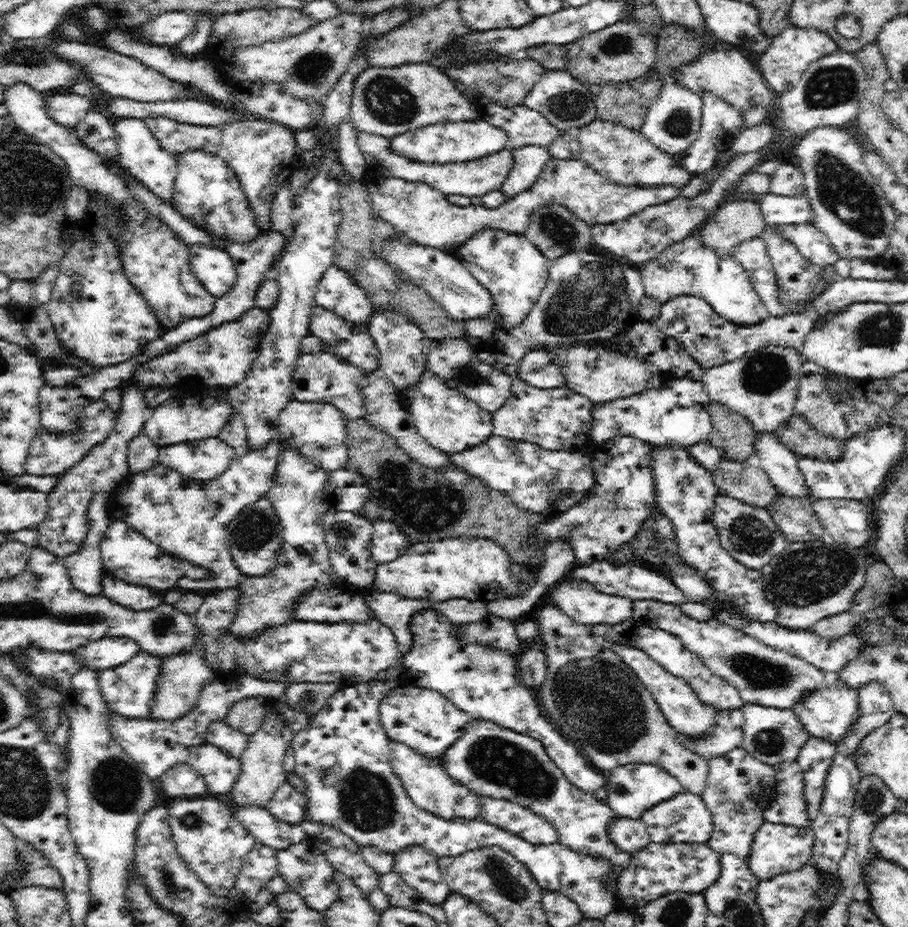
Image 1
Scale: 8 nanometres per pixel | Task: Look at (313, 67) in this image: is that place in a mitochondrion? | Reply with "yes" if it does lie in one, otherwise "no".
yes

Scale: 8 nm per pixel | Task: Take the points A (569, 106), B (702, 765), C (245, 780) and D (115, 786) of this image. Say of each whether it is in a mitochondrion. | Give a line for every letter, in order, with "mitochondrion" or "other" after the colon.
A: mitochondrion
B: other
C: other
D: mitochondrion

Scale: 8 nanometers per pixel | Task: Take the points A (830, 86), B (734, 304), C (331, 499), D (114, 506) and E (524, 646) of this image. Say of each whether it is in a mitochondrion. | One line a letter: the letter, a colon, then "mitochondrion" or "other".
A: mitochondrion
B: other
C: other
D: other
E: other

